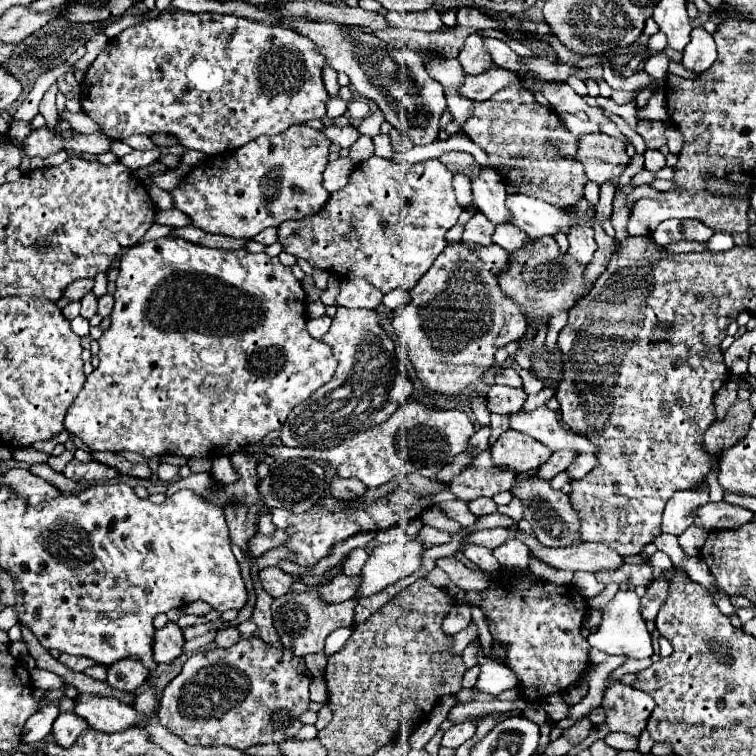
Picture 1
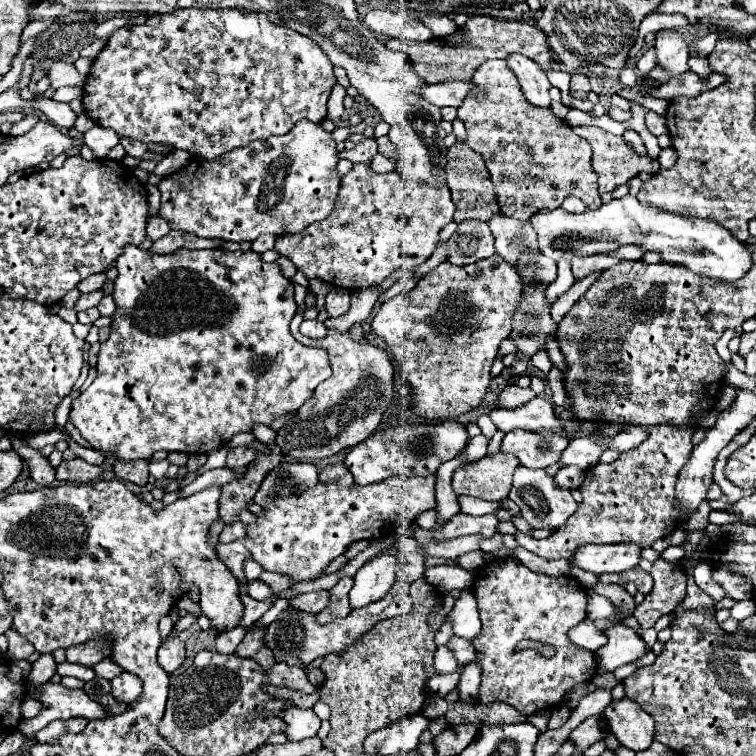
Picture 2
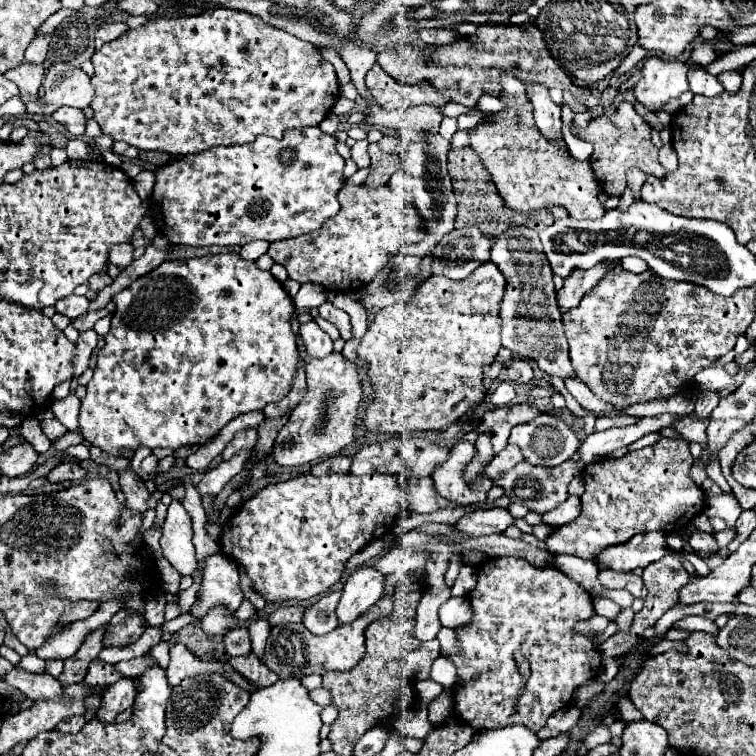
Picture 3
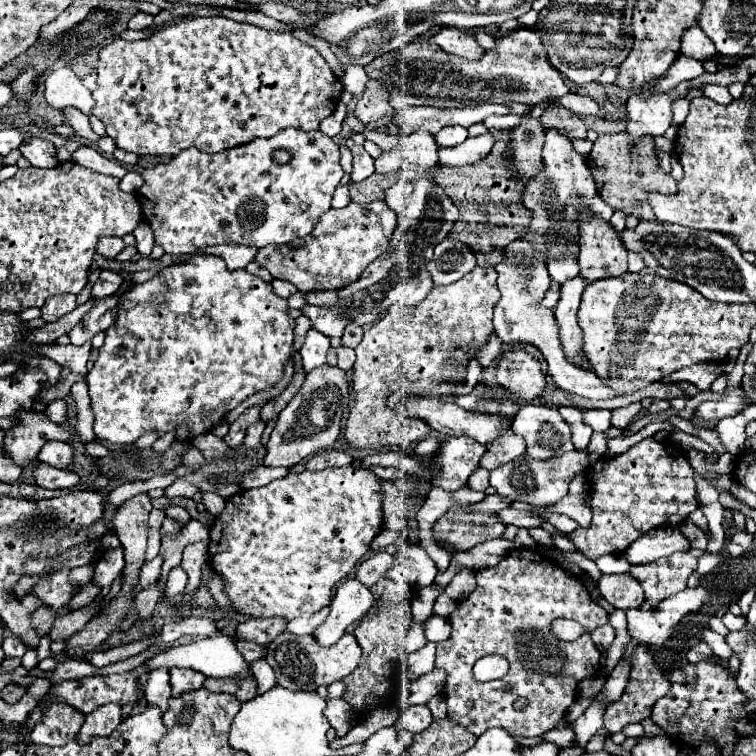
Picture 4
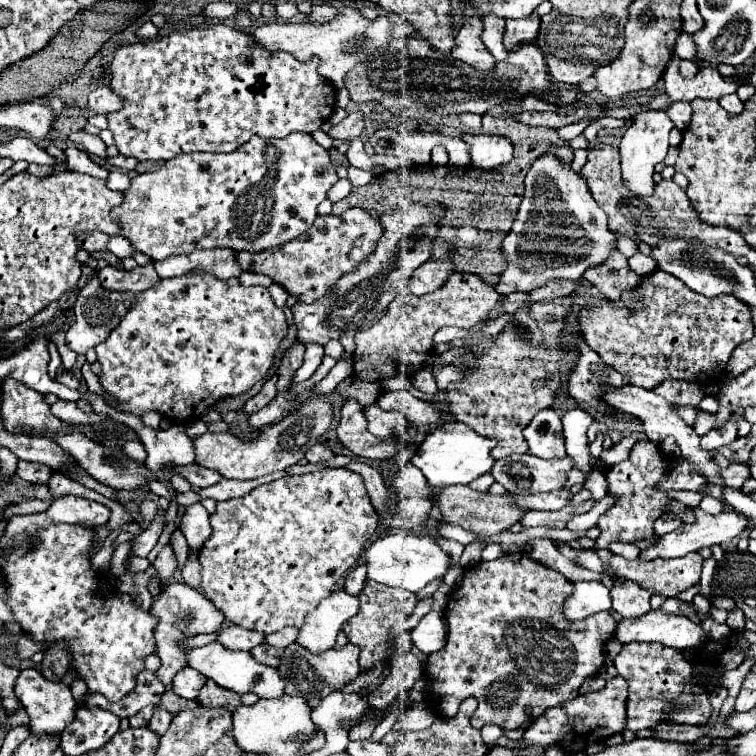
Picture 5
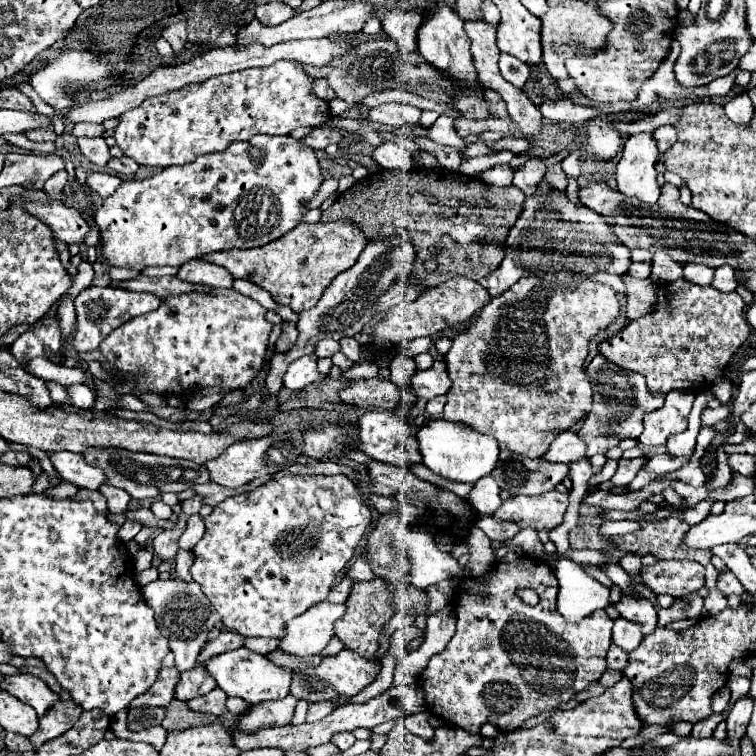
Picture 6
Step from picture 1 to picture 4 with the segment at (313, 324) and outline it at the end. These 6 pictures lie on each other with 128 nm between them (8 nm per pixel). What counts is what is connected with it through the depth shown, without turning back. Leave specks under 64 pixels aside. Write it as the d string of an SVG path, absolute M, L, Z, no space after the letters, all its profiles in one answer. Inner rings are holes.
M310 328L308 334L306 334L306 340L304 340L304 346L300 348L304 370L310 372L310 370L326 364L328 348L330 348L330 338L316 332L314 328Z

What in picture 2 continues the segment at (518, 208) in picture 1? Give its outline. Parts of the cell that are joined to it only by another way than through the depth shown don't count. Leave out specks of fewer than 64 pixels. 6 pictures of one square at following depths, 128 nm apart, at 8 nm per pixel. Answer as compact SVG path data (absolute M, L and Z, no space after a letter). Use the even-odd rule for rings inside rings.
M626 194L618 200L602 204L598 210L586 210L582 214L570 214L564 208L536 212L532 214L530 224L538 234L542 254L552 260L560 260L560 256L570 256L572 252L580 256L602 254L616 250L622 244L640 244L646 250L662 252L662 262L684 264L696 274L704 274L724 282L742 278L752 266L748 250L720 224L698 218L680 218L642 206L632 194Z

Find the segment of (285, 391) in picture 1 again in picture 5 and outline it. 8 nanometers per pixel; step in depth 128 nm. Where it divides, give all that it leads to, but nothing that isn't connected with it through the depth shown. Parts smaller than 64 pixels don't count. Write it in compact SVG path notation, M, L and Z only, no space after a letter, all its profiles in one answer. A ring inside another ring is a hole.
M92 232L92 234L82 234L78 236L78 242L84 250L88 252L106 252L108 248L108 240L110 236L108 234L102 234L102 232ZM188 272L184 276L174 276L174 278L166 278L166 280L160 280L160 284L136 294L136 304L132 304L132 308L124 314L122 322L110 332L110 336L106 338L106 342L98 344L96 346L96 354L98 354L98 362L102 366L102 374L98 376L100 380L100 386L104 390L104 394L108 394L110 400L106 400L108 406L112 408L118 408L122 412L130 412L138 418L142 418L144 412L148 410L154 410L158 412L160 416L164 416L166 420L170 420L172 424L182 424L184 428L190 426L192 422L200 420L202 414L206 414L212 406L216 406L216 402L220 402L222 398L230 398L230 396L238 396L238 394L246 394L256 382L264 380L270 372L270 368L274 366L274 360L276 360L276 350L280 348L282 340L286 338L288 334L288 322L286 322L286 316L282 312L282 308L278 308L274 304L274 300L270 298L268 290L264 286L242 286L238 278L232 278L232 280L220 280L216 278L214 274L210 272Z

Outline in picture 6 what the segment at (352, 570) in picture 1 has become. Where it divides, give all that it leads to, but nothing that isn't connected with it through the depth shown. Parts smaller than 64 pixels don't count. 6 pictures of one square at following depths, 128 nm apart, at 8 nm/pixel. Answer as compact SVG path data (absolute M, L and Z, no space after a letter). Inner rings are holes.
M246 638L244 646L258 652L258 654L268 654L276 648L276 644L280 644L280 638Z

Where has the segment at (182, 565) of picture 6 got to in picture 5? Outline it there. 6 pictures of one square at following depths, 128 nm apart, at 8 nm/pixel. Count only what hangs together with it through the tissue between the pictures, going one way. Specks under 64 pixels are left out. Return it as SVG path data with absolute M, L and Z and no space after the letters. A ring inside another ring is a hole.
M186 562L184 570L182 570L182 578L188 586L200 590L200 566L196 562Z

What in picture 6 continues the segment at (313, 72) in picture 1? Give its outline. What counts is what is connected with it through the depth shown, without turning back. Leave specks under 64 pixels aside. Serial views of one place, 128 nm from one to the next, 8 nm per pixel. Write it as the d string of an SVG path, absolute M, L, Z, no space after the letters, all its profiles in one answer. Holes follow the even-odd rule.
M292 60L214 76L206 82L192 82L180 90L146 98L138 108L118 116L114 138L122 152L138 164L162 168L186 164L200 154L222 152L232 142L250 140L256 134L278 136L300 126L326 124L330 106L312 92L312 86L314 78L304 72L300 62Z

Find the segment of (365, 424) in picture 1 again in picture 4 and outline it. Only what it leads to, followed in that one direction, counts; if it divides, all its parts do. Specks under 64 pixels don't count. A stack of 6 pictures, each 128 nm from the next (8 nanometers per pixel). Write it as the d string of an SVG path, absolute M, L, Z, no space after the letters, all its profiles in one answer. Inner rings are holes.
M324 364L306 374L306 380L294 400L280 412L278 422L270 434L264 464L292 468L310 456L334 446L342 434L342 418L350 404L350 384L346 372L338 366Z

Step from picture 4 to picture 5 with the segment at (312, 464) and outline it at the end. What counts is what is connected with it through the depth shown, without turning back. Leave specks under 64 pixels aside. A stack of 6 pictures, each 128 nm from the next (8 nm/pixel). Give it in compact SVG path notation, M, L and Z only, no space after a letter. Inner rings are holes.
M314 444L312 448L308 448L306 452L306 460L310 464L322 464L322 462L328 462L334 458L334 452L328 450L324 444Z

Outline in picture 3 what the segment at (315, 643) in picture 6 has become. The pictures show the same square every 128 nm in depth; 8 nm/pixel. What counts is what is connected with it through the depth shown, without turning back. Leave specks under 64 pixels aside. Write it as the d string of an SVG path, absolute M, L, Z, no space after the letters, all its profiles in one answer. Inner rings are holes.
M372 566L358 568L344 584L342 600L336 608L340 624L348 624L362 616L370 606L374 606L384 594L386 578Z

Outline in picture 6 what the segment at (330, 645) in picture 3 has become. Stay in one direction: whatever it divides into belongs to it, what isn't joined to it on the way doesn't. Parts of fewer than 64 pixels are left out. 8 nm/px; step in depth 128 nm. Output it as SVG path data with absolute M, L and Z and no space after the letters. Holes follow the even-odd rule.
M344 648L336 656L324 656L318 666L314 666L312 676L302 676L300 672L292 672L292 684L290 684L290 694L296 698L304 698L308 702L318 702L332 698L336 694L358 694L364 686L368 686L378 674L378 662L376 660L366 660L358 656L358 652L350 652Z

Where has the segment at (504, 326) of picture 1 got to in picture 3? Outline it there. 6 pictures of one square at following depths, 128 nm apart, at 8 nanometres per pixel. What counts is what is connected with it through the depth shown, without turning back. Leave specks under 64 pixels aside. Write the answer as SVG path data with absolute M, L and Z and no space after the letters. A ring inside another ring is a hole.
M488 262L488 264L480 264L480 268L476 268L476 272L472 272L472 276L464 278L464 280L448 280L446 276L430 276L428 280L424 280L414 294L410 296L410 300L406 304L394 304L388 308L378 310L374 322L368 326L368 332L364 334L360 346L358 346L358 356L364 358L368 362L368 376L372 378L374 384L374 400L366 406L362 422L370 432L390 432L390 434L410 434L410 432L426 432L426 430L442 430L448 424L462 420L468 416L468 412L472 412L476 406L480 406L486 398L486 390L484 390L484 366L492 364L498 350L502 348L500 344L500 300L504 298L504 274L500 272L500 268L496 268L496 264Z

